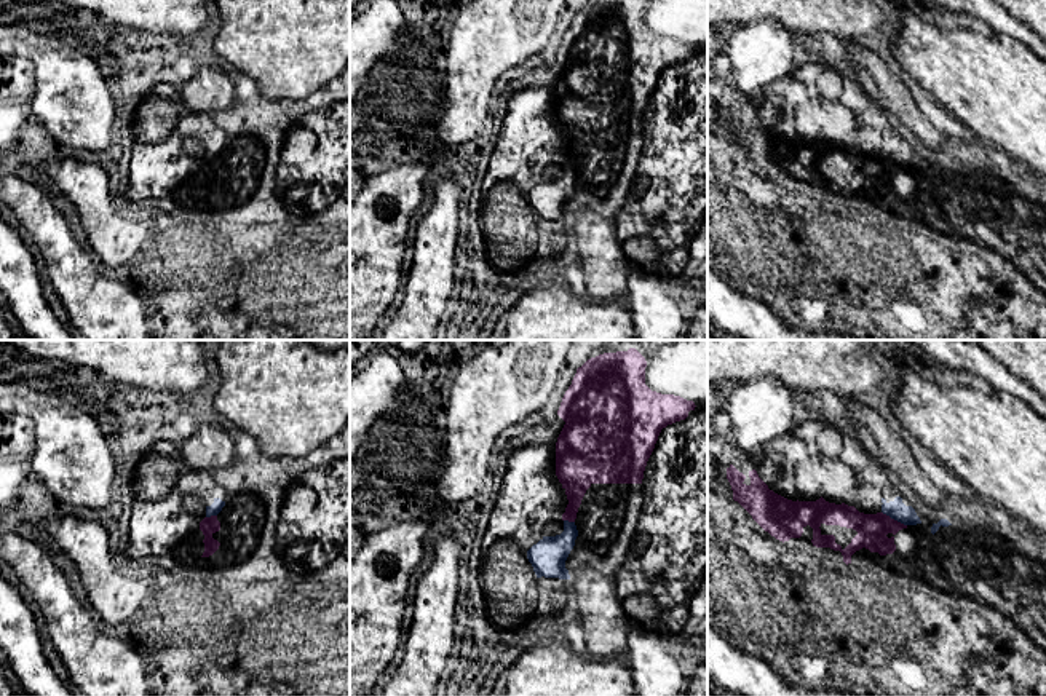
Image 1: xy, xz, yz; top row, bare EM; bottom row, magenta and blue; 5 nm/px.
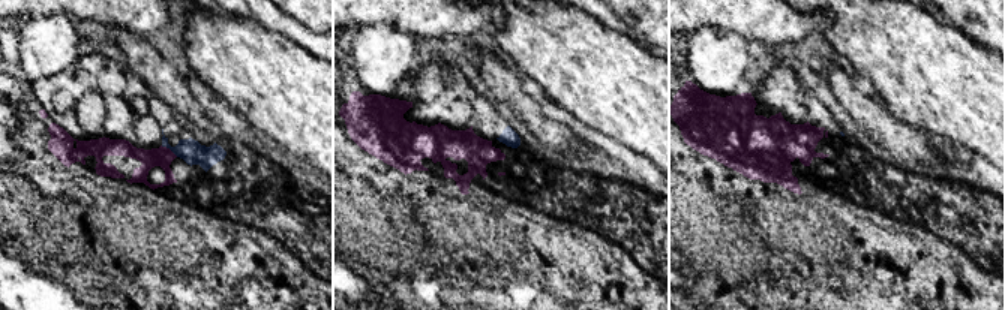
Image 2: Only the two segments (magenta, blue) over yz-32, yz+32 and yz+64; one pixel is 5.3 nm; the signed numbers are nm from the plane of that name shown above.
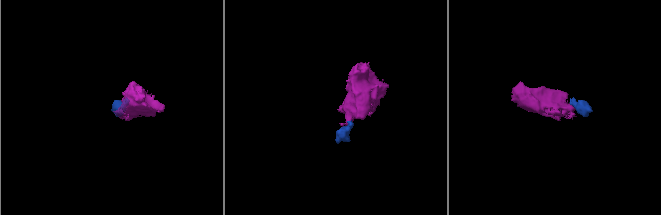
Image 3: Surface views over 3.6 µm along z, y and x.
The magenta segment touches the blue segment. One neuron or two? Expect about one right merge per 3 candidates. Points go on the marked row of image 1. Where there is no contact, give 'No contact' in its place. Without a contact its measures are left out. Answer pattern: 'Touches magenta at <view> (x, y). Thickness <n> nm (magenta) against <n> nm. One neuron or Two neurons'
Touches magenta at yz (893, 519). Thickness 160 nm (magenta) against 100 nm. Two neurons

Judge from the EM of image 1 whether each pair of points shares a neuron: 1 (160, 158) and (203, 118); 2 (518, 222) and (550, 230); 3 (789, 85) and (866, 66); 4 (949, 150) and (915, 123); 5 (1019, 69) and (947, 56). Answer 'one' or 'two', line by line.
1: one
2: one
3: two
4: one
5: one

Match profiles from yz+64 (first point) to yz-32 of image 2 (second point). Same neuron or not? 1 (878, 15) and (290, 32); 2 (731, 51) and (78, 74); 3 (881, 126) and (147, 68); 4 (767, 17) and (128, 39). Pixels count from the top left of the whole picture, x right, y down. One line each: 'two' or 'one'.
1: two
2: two
3: one
4: two

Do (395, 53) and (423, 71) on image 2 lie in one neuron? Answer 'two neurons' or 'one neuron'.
two neurons

